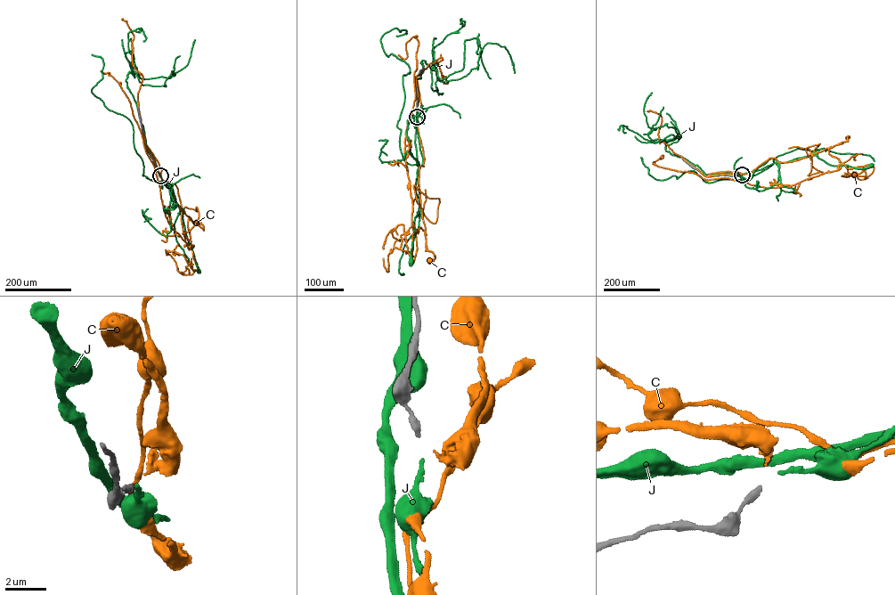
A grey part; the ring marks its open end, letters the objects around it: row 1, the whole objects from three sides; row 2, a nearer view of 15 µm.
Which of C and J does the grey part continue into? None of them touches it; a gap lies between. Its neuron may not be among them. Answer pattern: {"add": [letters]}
{"add": ["J"]}

